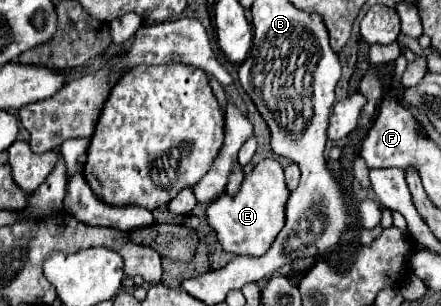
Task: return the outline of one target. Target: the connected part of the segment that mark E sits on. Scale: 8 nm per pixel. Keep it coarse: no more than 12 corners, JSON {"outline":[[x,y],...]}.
{"outline":[[268,158],[204,214],[230,254],[264,254],[290,192]]}

